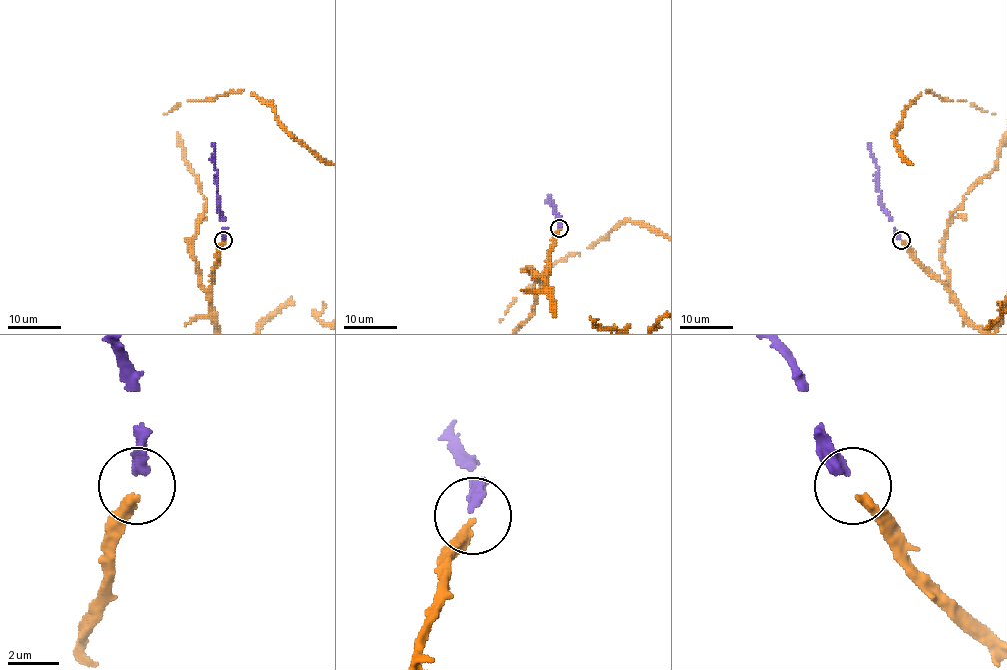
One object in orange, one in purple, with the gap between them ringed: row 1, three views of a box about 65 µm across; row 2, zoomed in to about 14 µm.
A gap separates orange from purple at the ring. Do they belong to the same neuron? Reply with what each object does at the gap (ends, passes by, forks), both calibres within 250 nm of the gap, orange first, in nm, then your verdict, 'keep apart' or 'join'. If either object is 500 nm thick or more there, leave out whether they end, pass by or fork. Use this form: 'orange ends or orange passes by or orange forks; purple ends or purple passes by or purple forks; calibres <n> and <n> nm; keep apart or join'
orange ends; purple ends; calibres 360 and 400 nm; join

